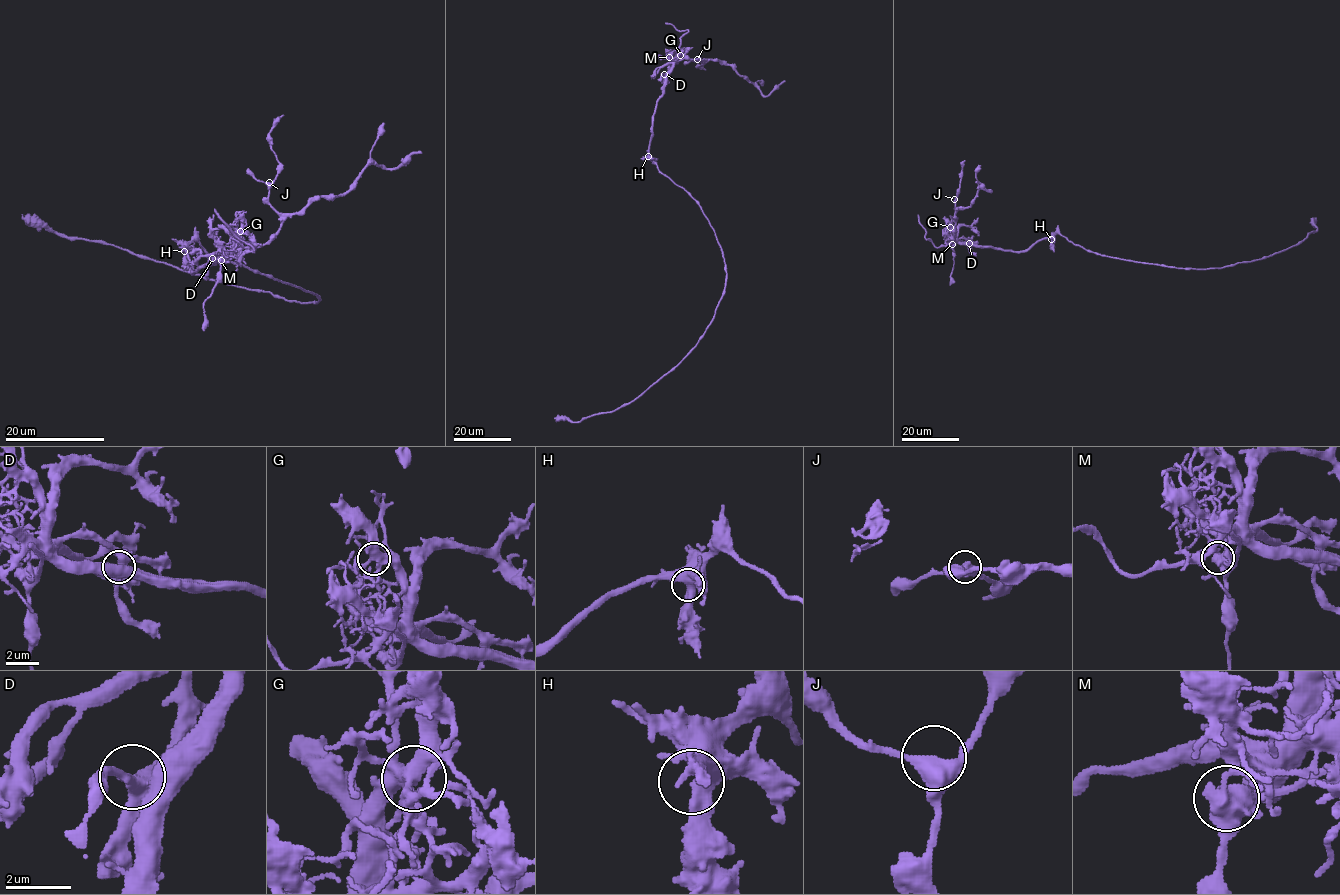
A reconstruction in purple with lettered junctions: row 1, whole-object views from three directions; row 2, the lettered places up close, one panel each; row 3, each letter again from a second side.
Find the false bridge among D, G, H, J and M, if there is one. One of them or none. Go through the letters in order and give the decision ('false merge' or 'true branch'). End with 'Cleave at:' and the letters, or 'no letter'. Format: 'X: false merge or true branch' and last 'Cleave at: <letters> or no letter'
D: true branch
G: true branch
H: true branch
J: true branch
M: false merge
Cleave at: M

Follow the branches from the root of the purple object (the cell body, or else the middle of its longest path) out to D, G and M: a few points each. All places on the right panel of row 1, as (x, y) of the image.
D: (1101, 255), (1075, 245), (1059, 233), (1039, 240), (1021, 251), (969, 243)
G: (1101, 255), (1075, 245), (1059, 233), (1039, 240), (1024, 250), (1010, 251), (962, 244), (950, 227)
M: (1101, 255), (1075, 245), (1059, 233), (1039, 240), (1021, 251), (957, 242), (951, 244)

